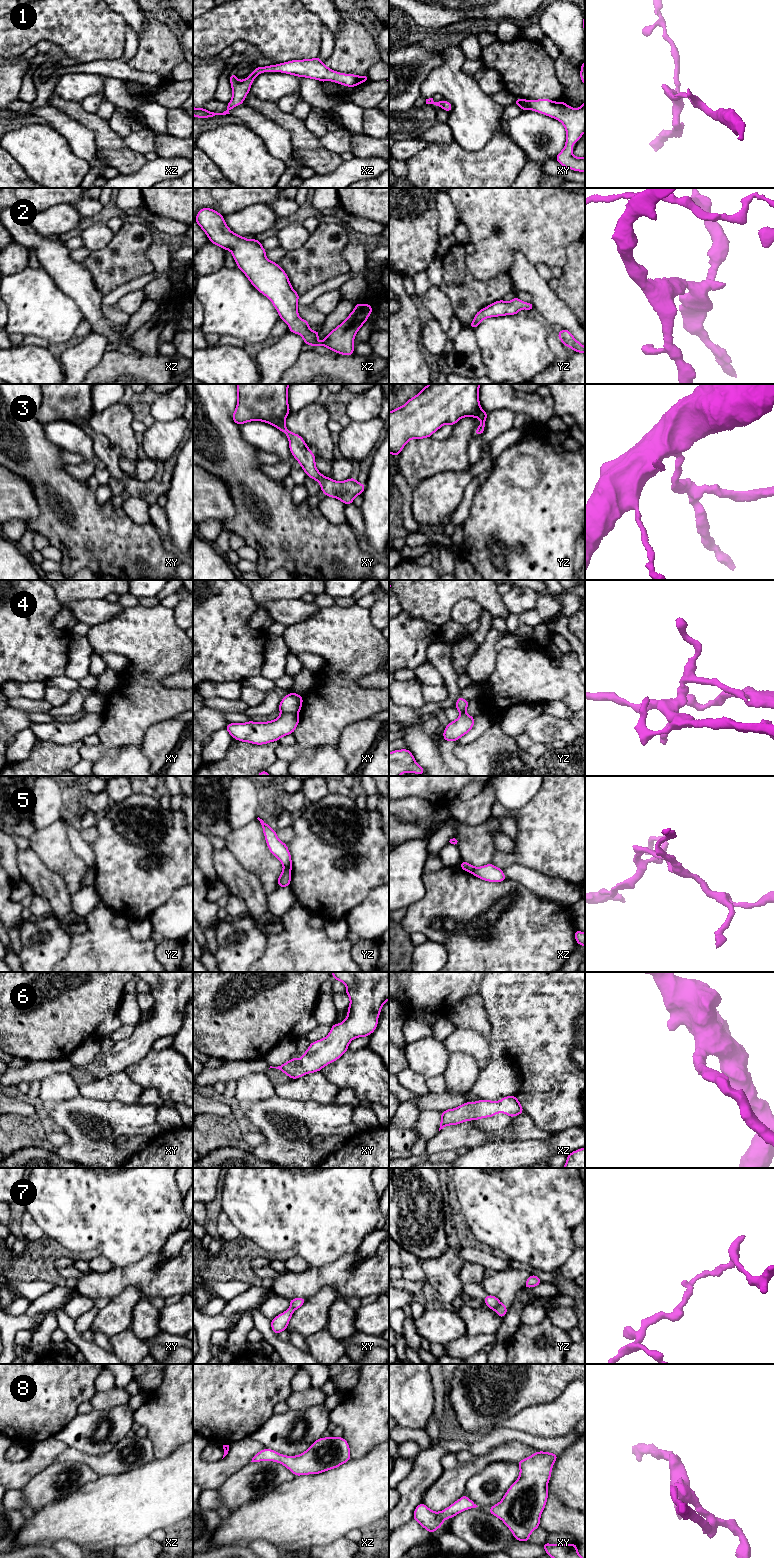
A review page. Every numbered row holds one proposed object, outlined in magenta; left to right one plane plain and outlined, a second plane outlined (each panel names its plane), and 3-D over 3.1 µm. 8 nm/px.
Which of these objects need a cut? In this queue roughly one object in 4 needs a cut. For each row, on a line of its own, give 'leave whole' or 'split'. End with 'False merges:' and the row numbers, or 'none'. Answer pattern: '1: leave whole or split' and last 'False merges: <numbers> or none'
1: leave whole
2: leave whole
3: leave whole
4: split
5: split
6: leave whole
7: split
8: leave whole
False merges: 4, 5, 7

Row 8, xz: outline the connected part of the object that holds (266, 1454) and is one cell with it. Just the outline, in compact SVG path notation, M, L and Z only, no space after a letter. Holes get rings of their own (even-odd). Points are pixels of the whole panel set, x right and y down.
M321 1437L302 1454L286 1456L271 1449L259 1451L251 1462L275 1461L283 1464L295 1476L319 1474L348 1462L350 1447L343 1437Z

